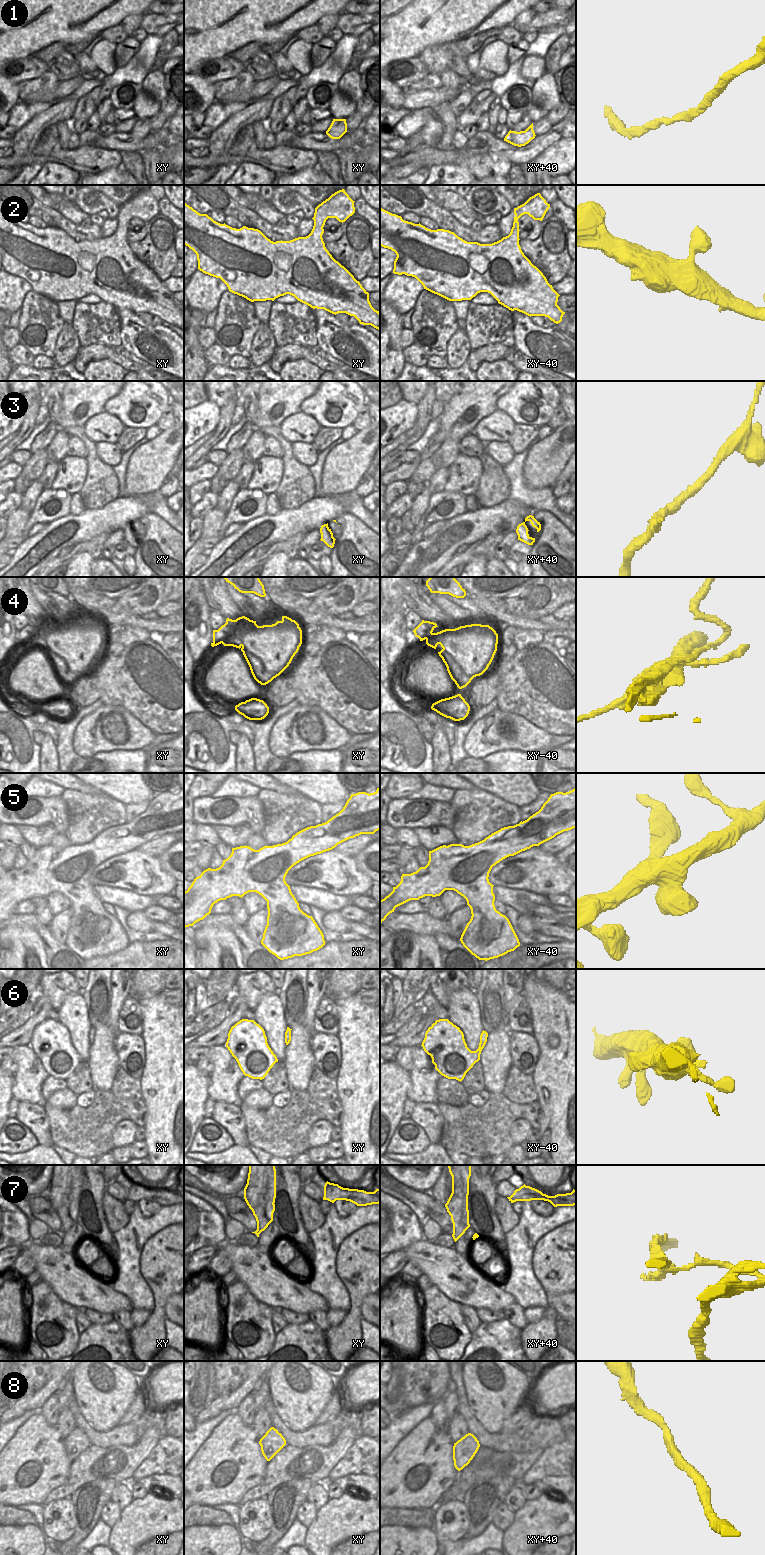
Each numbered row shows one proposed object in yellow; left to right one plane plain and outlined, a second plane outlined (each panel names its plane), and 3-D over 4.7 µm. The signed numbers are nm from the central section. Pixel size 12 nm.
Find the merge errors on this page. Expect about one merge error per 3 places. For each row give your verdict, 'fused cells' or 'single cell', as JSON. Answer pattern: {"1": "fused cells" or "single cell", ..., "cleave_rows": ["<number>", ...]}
{"1": "single cell", "2": "single cell", "3": "single cell", "4": "fused cells", "5": "single cell", "6": "single cell", "7": "fused cells", "8": "fused cells", "cleave_rows": ["4", "7", "8"]}

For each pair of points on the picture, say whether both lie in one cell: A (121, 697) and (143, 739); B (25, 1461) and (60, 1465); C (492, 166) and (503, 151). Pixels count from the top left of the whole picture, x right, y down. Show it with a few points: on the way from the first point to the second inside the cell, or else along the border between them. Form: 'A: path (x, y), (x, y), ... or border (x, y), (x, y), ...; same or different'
A: border (105, 705), (123, 706), (146, 726); different
B: path (34, 1460), (42, 1465), (51, 1465); same
C: border (475, 155), (497, 154), (512, 163); different

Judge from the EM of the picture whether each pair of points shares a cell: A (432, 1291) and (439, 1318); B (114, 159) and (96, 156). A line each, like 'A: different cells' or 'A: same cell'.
A: same cell
B: same cell

